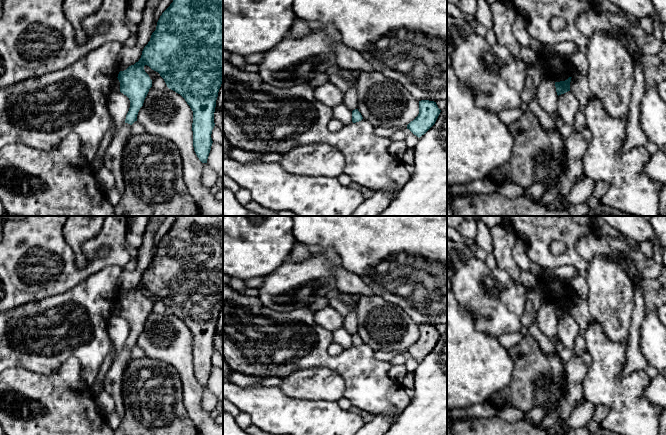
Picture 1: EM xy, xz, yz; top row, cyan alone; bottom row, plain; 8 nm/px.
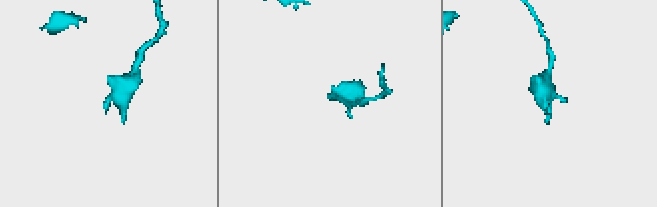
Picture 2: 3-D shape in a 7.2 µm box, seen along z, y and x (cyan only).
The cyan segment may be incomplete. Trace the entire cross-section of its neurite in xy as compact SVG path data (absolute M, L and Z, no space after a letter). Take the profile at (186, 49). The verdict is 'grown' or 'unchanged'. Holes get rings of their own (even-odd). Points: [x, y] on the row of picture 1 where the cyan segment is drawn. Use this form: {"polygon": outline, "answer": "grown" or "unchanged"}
{"polygon": "M173 0L170 6L160 16L156 30L152 33L150 41L144 47L141 58L134 65L126 70L120 71L118 80L120 82L120 92L130 100L130 108L126 115L122 128L114 135L104 156L104 166L113 174L115 186L123 195L125 182L122 173L123 150L133 135L131 125L137 121L137 115L143 106L144 100L152 87L152 80L145 72L144 66L149 66L158 72L164 79L167 87L180 94L193 111L193 147L194 151L202 163L207 163L207 159L212 146L212 130L215 126L214 112L218 92L223 82L223 0Z", "answer": "grown"}

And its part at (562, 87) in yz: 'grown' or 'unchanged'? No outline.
unchanged

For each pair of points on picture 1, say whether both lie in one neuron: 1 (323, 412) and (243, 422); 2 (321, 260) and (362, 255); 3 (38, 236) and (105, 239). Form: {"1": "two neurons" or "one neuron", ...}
{"1": "two neurons", "2": "two neurons", "3": "one neuron"}

